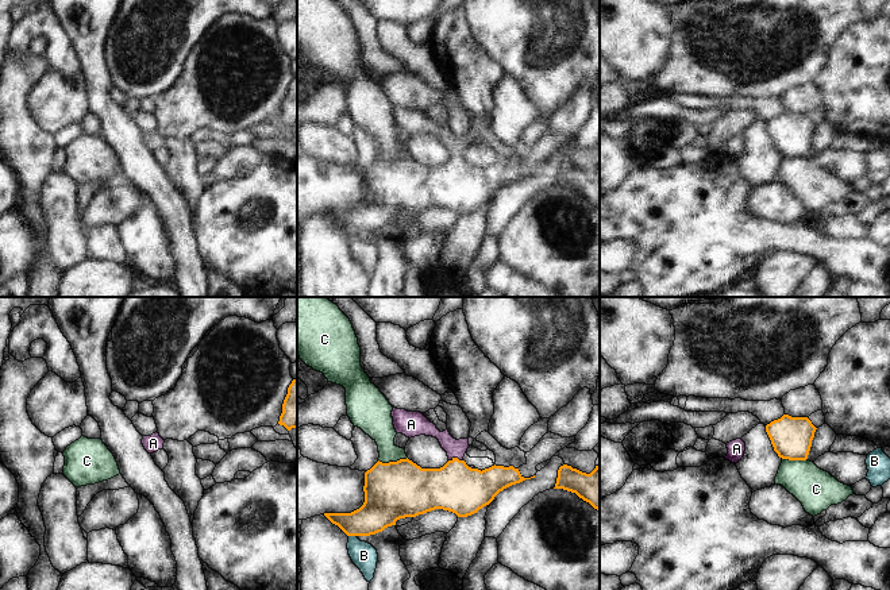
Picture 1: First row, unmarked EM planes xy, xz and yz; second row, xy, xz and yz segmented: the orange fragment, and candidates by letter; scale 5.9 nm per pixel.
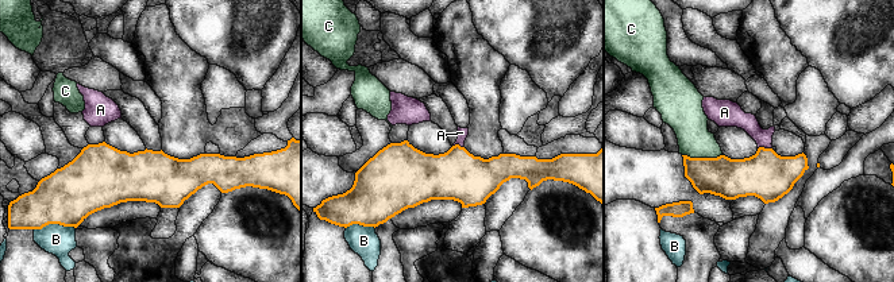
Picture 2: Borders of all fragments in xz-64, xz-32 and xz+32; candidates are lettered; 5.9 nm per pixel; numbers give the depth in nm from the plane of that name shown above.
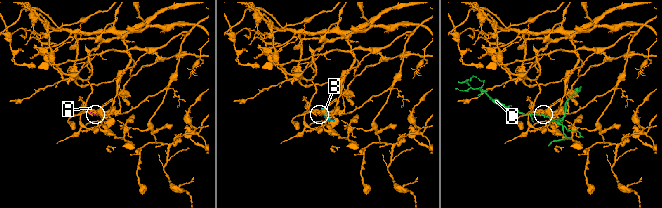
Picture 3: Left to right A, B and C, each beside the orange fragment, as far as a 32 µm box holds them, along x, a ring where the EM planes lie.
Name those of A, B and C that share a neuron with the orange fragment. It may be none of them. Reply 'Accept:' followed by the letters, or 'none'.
Accept: A

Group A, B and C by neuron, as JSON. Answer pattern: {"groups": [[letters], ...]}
{"groups": [["A"], ["B"], ["C"]]}

